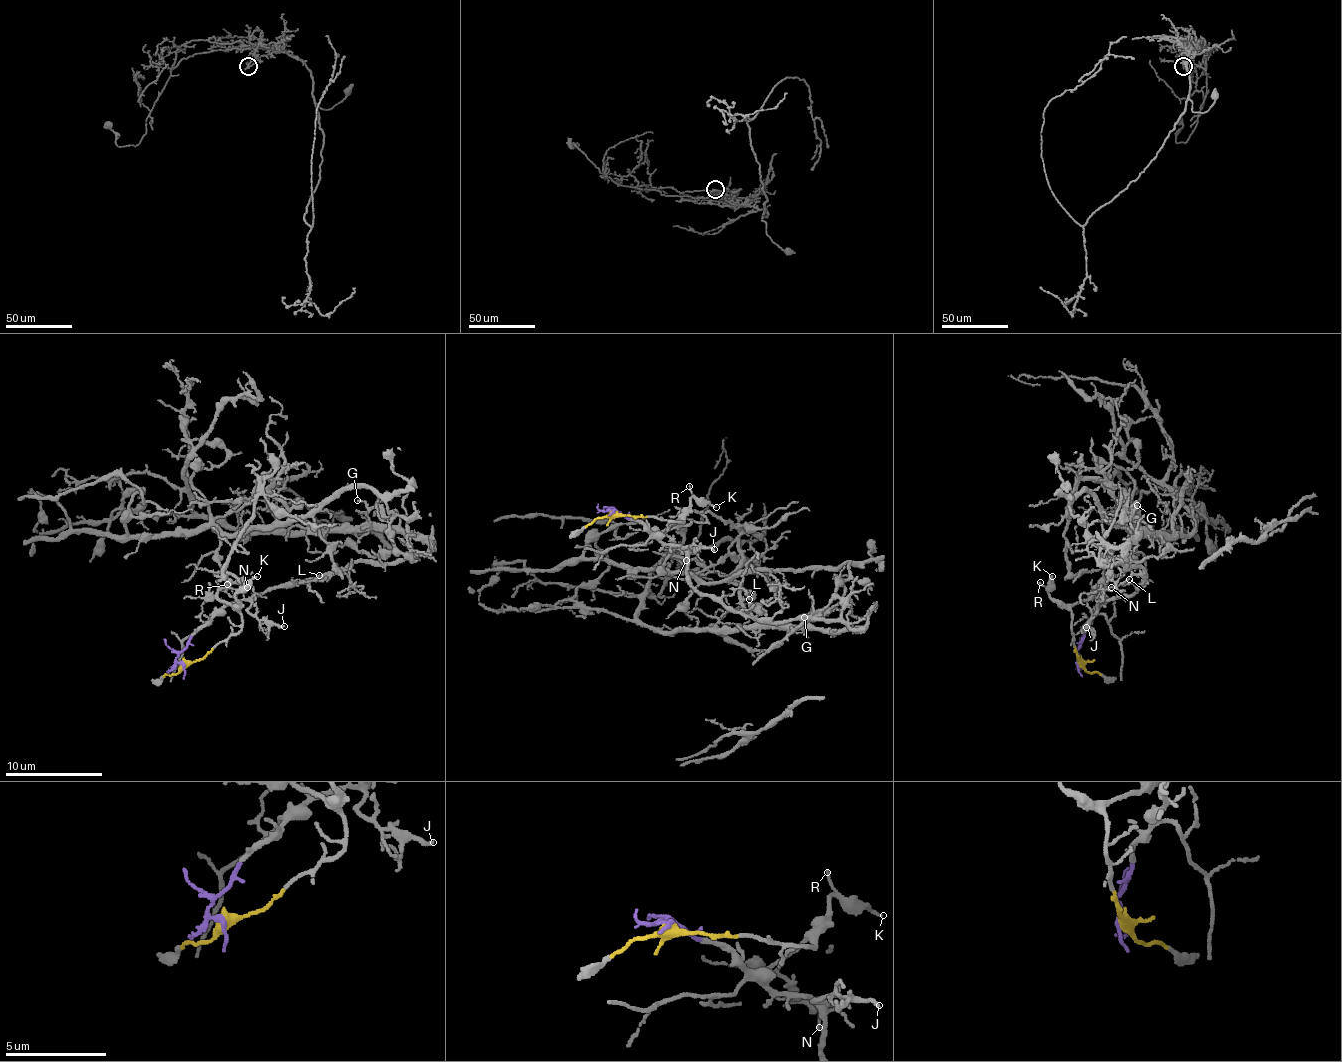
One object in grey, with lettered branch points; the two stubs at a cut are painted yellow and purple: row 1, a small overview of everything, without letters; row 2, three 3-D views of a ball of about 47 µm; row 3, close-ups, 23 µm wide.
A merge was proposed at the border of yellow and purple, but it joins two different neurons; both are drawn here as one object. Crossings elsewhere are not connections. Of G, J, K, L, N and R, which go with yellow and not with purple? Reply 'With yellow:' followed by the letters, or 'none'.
With yellow: K, R

